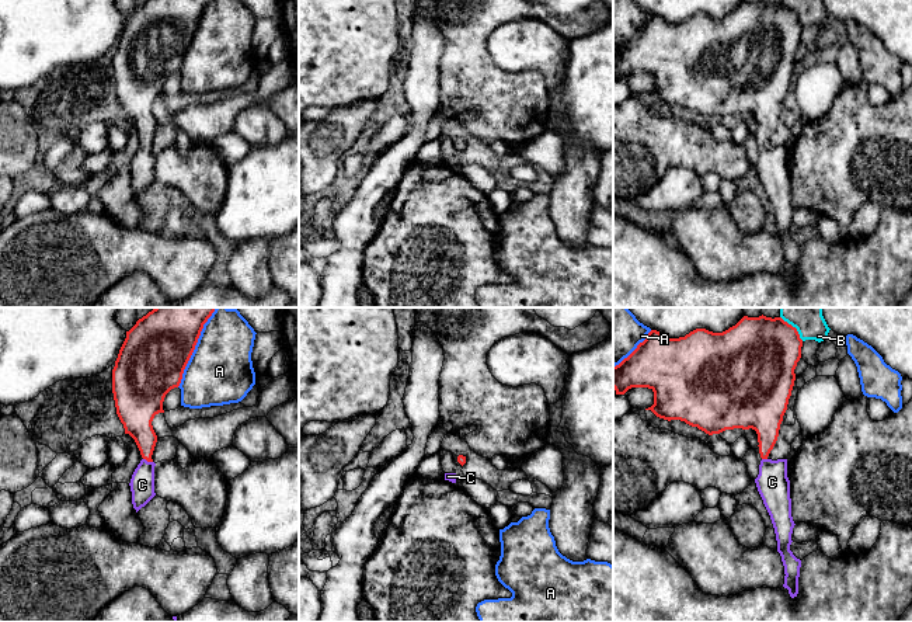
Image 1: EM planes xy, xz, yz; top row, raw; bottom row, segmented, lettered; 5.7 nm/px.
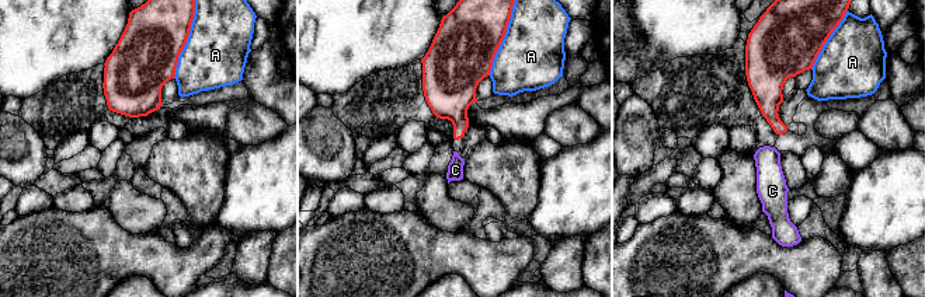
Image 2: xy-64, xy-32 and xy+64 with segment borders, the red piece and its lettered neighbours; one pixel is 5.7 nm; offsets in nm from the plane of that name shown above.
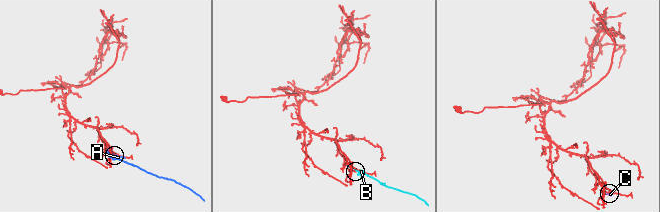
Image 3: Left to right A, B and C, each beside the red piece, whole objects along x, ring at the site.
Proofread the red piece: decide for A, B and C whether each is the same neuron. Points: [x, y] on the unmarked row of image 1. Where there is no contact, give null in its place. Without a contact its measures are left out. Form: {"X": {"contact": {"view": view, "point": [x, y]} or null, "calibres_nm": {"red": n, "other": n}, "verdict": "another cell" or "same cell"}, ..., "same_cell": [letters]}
{"A": {"contact": {"view": "xy", "point": [192, 37]}, "calibres_nm": {"red": 380, "other": 380}, "verdict": "another cell"}, "B": {"contact": {"view": "yz", "point": [794, 13]}, "calibres_nm": {"red": 420, "other": 140}, "verdict": "another cell"}, "C": {"contact": {"view": "xy", "point": [148, 146]}, "calibres_nm": {"red": 170, "other": 140}, "verdict": "same cell"}, "same_cell": ["C"]}

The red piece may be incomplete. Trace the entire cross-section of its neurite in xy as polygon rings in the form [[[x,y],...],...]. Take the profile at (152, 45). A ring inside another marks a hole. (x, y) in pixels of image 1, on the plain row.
[[[146,0],[126,17],[112,55],[112,79],[116,100],[142,140],[142,146],[130,164],[132,190],[136,198],[154,181],[154,152],[152,145],[157,121],[152,107],[156,100],[164,98],[166,80],[178,73],[184,55],[195,35],[203,10],[212,0]]]

